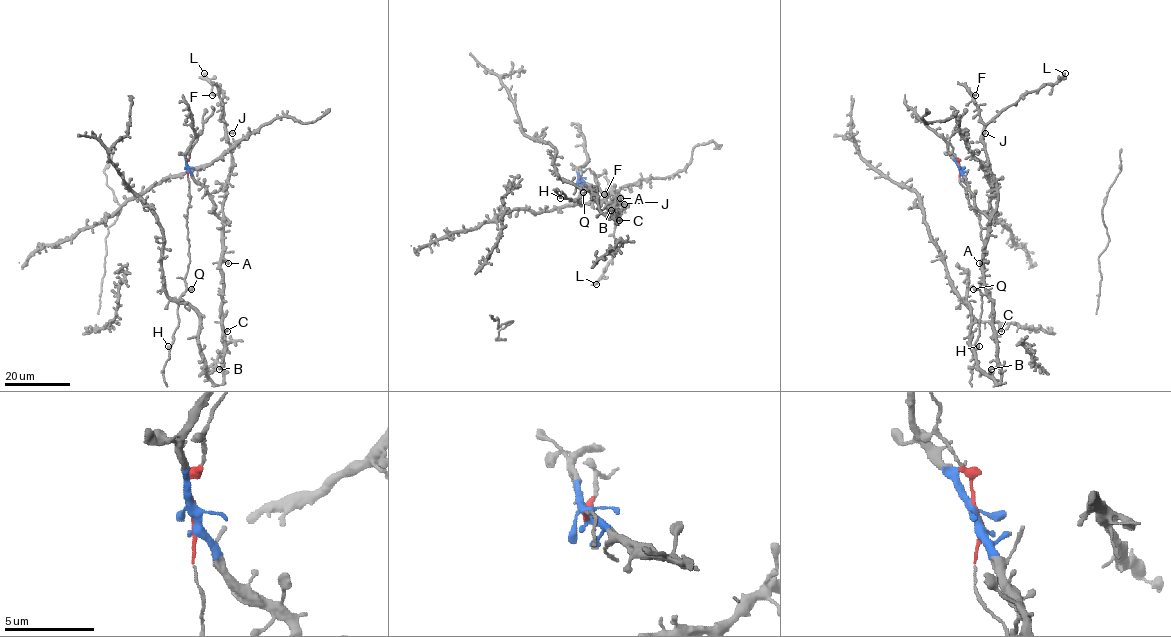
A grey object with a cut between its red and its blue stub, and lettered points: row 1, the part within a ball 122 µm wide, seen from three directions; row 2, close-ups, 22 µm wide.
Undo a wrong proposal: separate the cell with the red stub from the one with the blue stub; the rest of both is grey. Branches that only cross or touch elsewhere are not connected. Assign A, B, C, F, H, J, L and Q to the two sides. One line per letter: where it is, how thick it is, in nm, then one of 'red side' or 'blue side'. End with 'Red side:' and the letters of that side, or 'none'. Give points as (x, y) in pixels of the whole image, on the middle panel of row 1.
A: place (620, 198); calibre 360 nm; blue side
B: place (611, 210); calibre 300 nm; blue side
C: place (619, 220); calibre 280 nm; blue side
F: place (604, 194); calibre 280 nm; blue side
H: place (560, 198); calibre 400 nm; red side
J: place (624, 204); calibre 320 nm; blue side
L: place (596, 284); calibre 400 nm; blue side
Q: place (583, 192); calibre 550 nm; red side
Red side: H, Q

